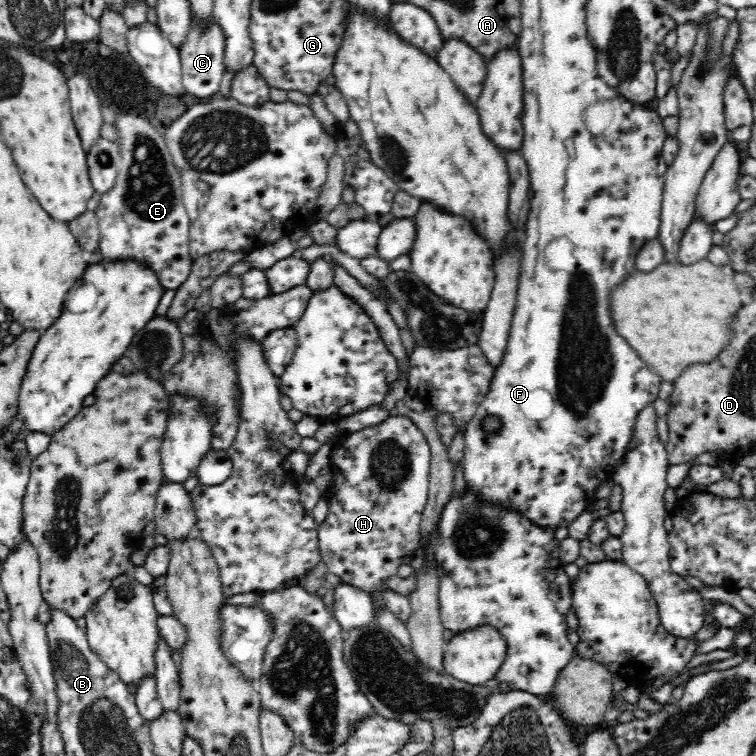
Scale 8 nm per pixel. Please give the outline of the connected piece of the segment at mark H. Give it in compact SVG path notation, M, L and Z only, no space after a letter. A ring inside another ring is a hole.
M390 416L378 425L339 437L329 462L336 474L338 494L330 494L327 517L317 528L320 557L328 573L370 593L378 590L384 578L395 576L400 566L410 564L413 554L422 548L419 526L429 493L430 463L430 445L407 416Z

